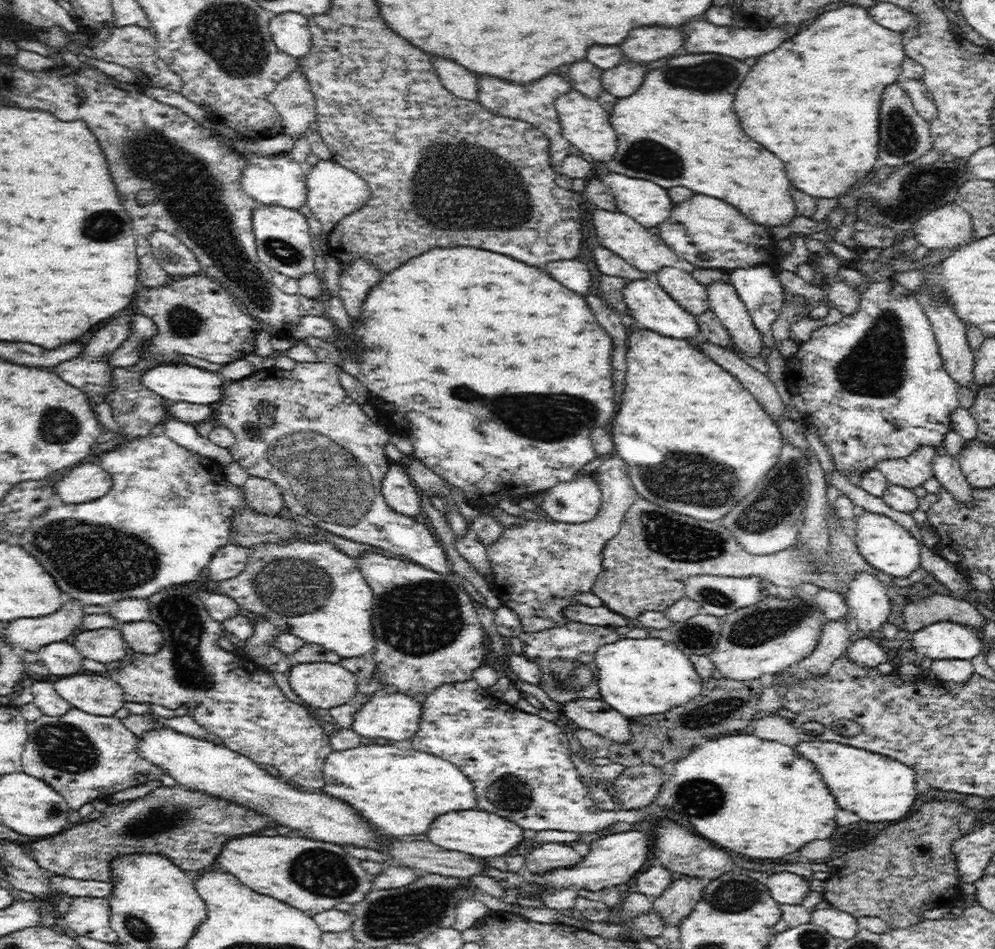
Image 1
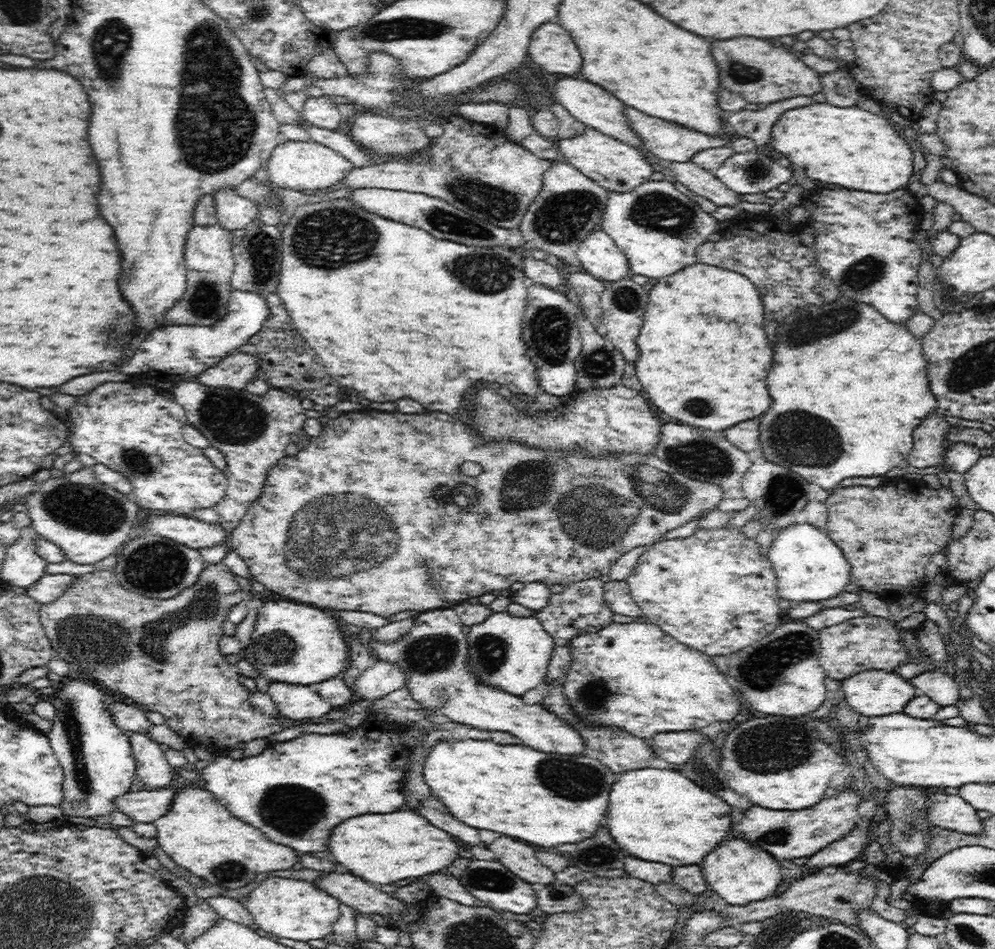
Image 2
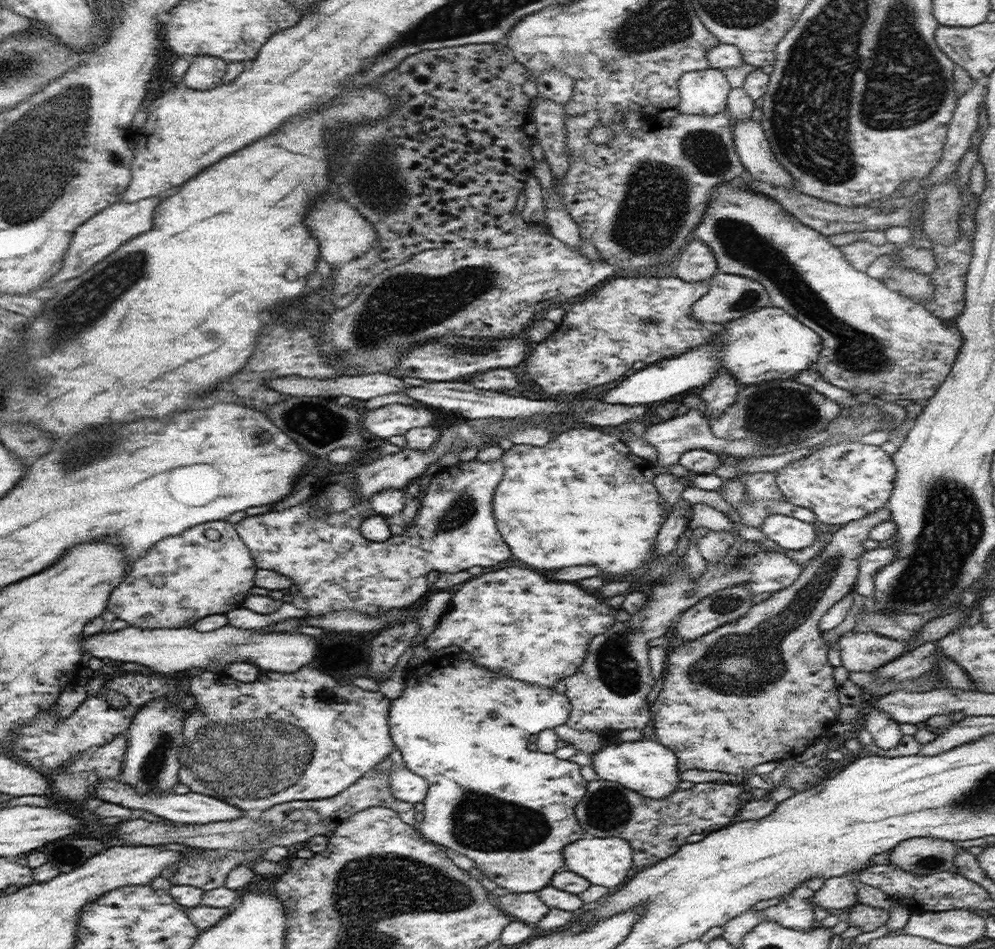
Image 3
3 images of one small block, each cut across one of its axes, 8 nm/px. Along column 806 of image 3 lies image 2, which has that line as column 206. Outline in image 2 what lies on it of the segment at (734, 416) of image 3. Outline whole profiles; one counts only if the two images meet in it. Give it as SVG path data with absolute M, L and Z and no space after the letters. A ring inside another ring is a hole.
M182 380L173 390L175 401L185 410L187 422L196 427L204 435L210 445L220 451L226 457L228 464L224 474L227 479L225 497L214 506L219 516L219 524L222 529L232 532L241 524L249 506L261 496L268 472L284 457L287 456L286 446L295 440L294 434L303 428L306 410L302 408L301 400L270 386L264 395L256 395L246 389L220 388L218 386L206 386L196 380Z

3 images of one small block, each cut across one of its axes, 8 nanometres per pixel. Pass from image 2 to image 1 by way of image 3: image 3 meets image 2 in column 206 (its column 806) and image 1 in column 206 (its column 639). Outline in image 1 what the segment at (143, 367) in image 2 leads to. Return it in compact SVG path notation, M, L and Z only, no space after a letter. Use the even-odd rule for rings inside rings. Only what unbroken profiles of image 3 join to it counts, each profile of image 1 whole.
M242 359L234 360L230 364L223 365L219 371L207 371L193 365L180 362L176 365L153 364L150 370L142 376L142 384L150 390L156 392L169 403L187 402L192 404L215 405L221 399L222 391L220 386L226 379L234 381L250 376L255 368L250 362Z

